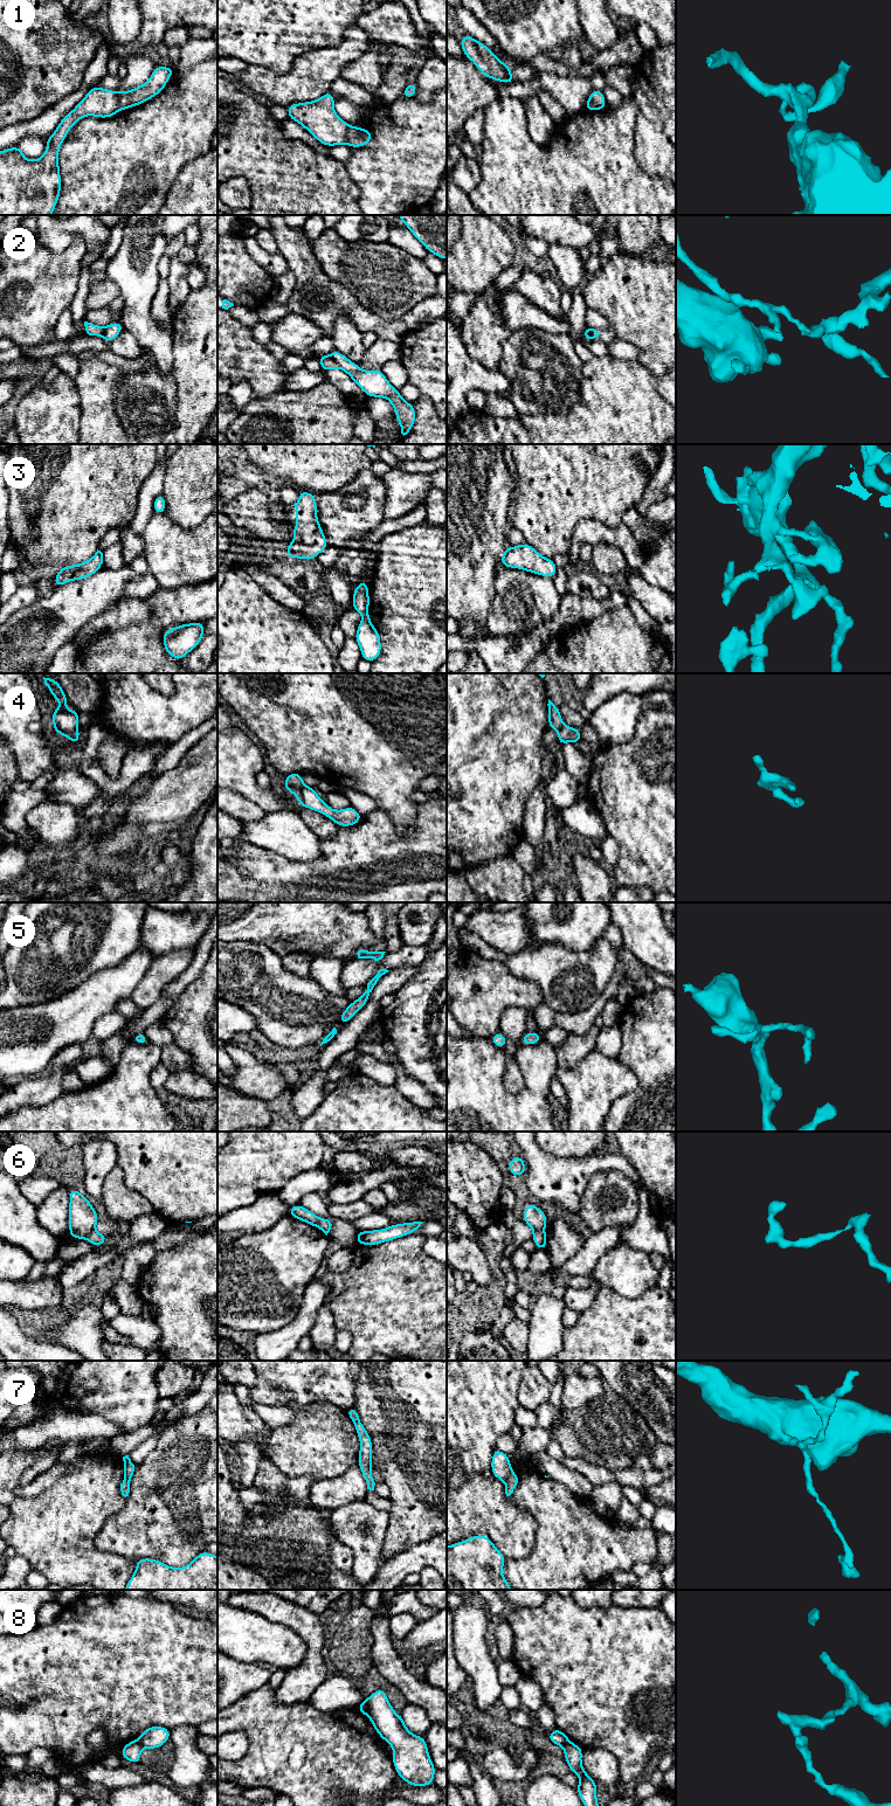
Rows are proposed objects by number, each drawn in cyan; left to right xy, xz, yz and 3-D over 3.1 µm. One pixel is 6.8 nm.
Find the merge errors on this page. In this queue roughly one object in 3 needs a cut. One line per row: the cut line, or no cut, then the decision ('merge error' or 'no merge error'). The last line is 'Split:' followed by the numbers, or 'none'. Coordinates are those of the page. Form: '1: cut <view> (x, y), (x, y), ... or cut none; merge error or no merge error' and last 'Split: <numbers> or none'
1: cut xy (116, 92), (121, 109); merge error
2: cut xz (329, 355), (338, 366); merge error
3: cut none; no merge error
4: cut xy (77, 727), (68, 738); merge error
5: cut none; no merge error
6: cut yz (544, 1229), (533, 1232); merge error
7: cut yz (512, 1473), (505, 1481); merge error
8: cut xz (363, 1702), (367, 1707), (368, 1715); merge error
Split: 1, 2, 4, 6, 7, 8

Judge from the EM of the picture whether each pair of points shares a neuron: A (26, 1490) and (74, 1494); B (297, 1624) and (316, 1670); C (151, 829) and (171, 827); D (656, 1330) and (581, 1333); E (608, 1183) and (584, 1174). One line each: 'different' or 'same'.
A: different
B: same
C: same
D: same
E: different

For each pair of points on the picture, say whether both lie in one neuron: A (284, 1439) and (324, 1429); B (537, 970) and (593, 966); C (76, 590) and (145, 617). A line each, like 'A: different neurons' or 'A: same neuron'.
A: same neuron
B: same neuron
C: different neurons

